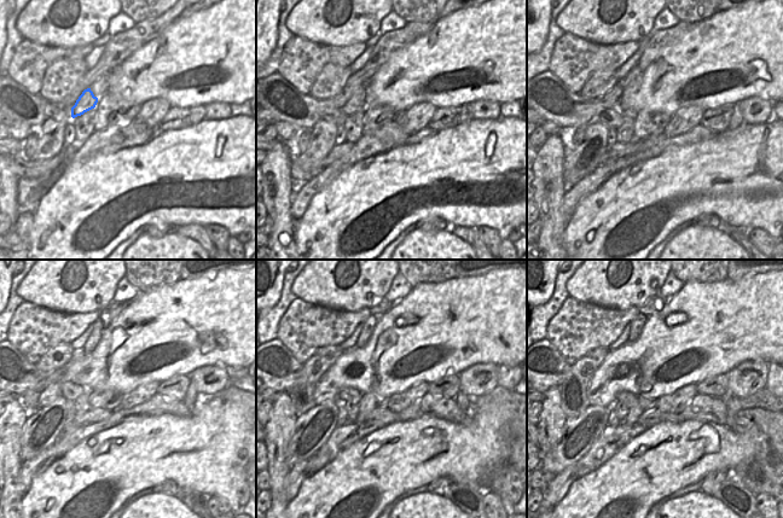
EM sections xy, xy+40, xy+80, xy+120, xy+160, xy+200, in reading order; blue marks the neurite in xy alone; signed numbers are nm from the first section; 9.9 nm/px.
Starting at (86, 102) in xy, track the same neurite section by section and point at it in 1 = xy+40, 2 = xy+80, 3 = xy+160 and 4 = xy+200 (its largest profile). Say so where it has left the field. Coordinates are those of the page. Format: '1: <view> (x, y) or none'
1: xy+40 (357, 102)
2: xy+80 (631, 82)
3: xy+160 (369, 325)
4: xy+200 (637, 324)

